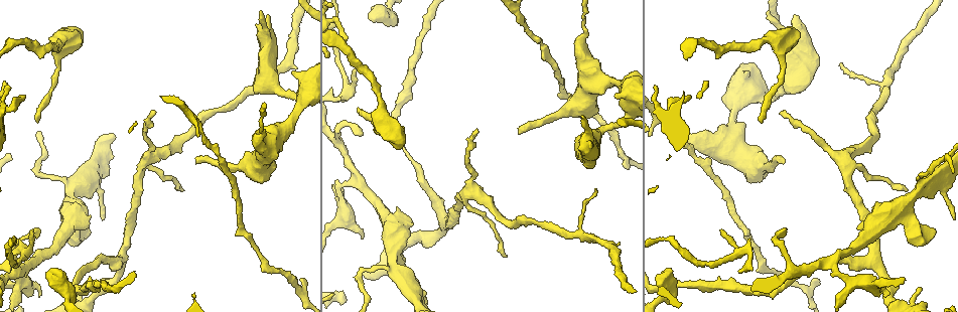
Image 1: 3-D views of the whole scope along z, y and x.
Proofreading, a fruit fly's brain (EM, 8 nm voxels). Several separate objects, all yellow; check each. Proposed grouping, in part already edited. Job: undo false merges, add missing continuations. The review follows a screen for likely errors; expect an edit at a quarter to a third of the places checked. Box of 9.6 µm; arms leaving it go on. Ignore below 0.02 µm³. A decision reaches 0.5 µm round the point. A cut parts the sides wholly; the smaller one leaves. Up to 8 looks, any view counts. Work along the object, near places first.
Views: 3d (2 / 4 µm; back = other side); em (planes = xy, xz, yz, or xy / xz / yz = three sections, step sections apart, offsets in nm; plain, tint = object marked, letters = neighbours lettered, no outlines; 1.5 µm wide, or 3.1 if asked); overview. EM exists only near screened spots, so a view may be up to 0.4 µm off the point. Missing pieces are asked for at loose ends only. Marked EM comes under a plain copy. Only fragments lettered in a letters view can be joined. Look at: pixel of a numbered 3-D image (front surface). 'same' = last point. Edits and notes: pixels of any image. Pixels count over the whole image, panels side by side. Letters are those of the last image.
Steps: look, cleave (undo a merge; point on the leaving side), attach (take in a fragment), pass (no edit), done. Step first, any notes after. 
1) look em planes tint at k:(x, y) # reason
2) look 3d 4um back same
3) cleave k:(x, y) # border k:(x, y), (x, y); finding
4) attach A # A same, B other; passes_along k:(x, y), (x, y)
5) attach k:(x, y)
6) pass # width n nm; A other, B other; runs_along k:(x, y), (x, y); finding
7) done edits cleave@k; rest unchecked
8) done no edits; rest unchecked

look 3d 4um back at 1:(594, 190) # tapers out

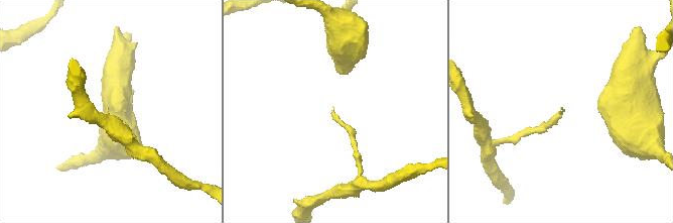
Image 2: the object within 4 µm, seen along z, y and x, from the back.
look em planes letters at 2:(560, 109) # need the tissue

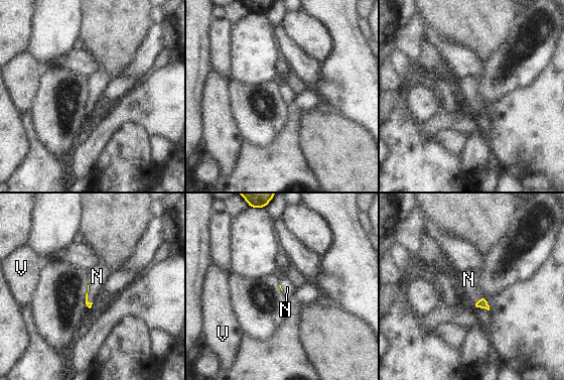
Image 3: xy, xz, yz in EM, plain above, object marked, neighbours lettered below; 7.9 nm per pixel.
attach N # longest_contact N 110 nm; N same, V other; the cell continues

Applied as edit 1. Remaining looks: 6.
look em planes letters at 1:(269, 15) # an open end

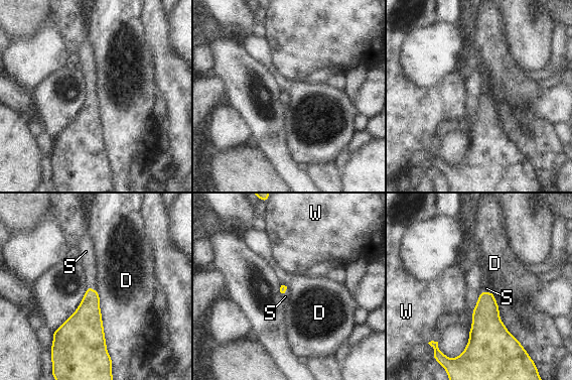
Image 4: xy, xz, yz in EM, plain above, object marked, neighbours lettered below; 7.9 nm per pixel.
attach S # D other, S same, W other; passes_along 4:(485, 320), (485, 291), (486, 288); the cell continues

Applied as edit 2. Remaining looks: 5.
look 3d 2um at 1:(783, 163) # branch stops here

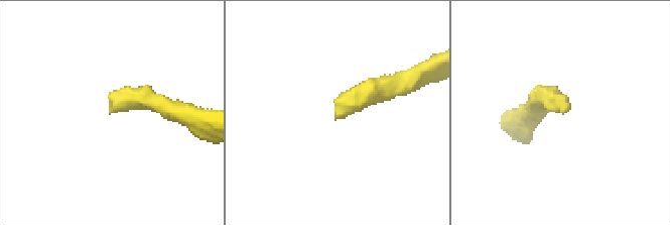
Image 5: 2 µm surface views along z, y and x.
look em xy step 4 tint at 5:(110, 111) # need the tissue

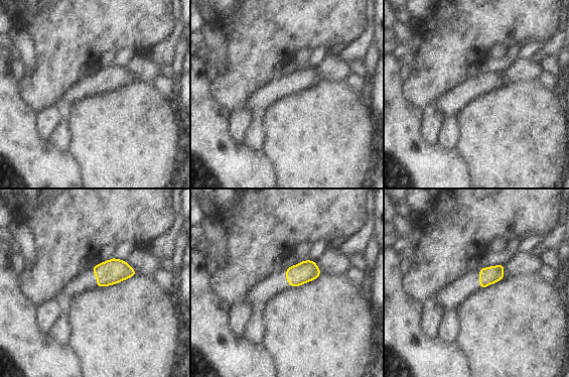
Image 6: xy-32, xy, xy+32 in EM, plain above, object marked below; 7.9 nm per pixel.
look em planes letters same

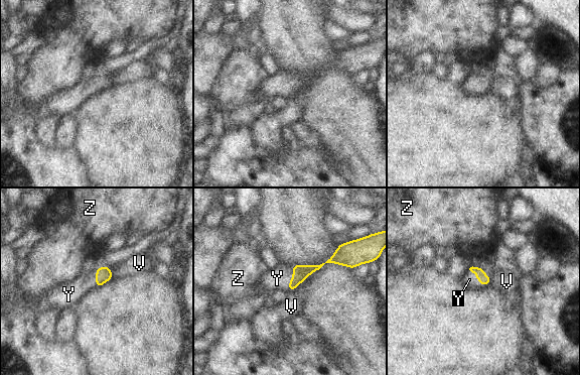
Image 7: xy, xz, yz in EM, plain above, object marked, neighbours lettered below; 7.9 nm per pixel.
attach Y # V other, Y same, Z other; passes_along 7:(480, 275), (476, 278), (469, 279); the cell continues

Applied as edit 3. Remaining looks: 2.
done edits attach@3, attach@4, attach@7; rest unchecked

